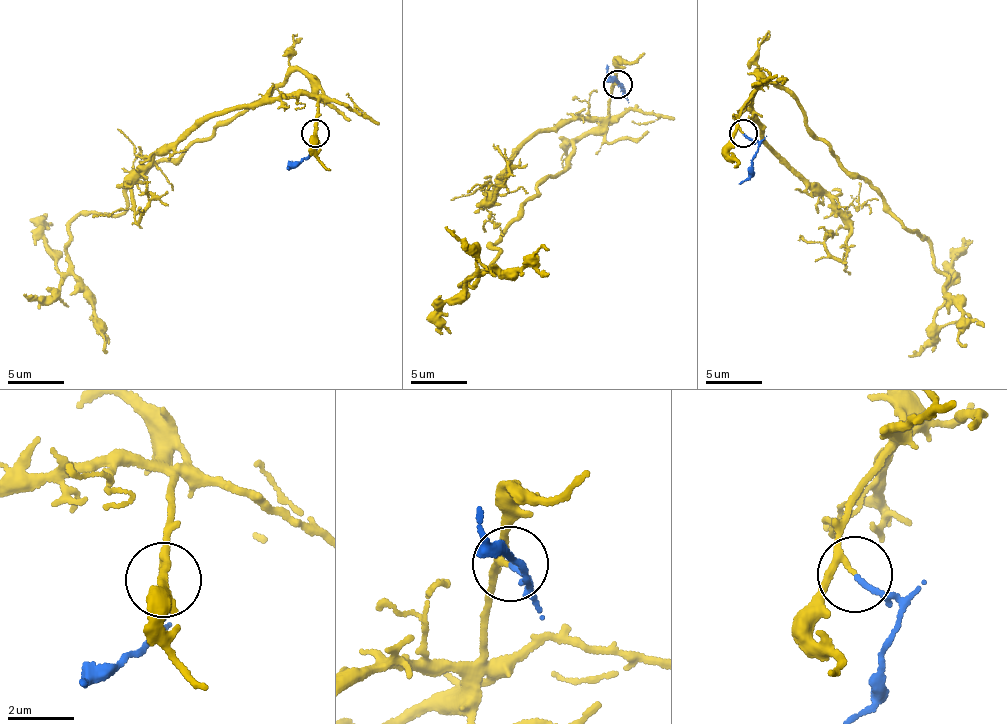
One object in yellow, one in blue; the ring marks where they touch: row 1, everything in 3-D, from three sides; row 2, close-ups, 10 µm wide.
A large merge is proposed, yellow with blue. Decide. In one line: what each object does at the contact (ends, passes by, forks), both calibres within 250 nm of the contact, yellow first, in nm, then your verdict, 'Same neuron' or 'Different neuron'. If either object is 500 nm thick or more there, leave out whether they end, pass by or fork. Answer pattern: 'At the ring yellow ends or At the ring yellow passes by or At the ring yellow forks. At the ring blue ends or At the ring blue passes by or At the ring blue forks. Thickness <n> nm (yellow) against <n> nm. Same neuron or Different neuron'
At the ring yellow passes by. At the ring blue ends. Thickness 130 nm (yellow) against 140 nm. Same neuron

